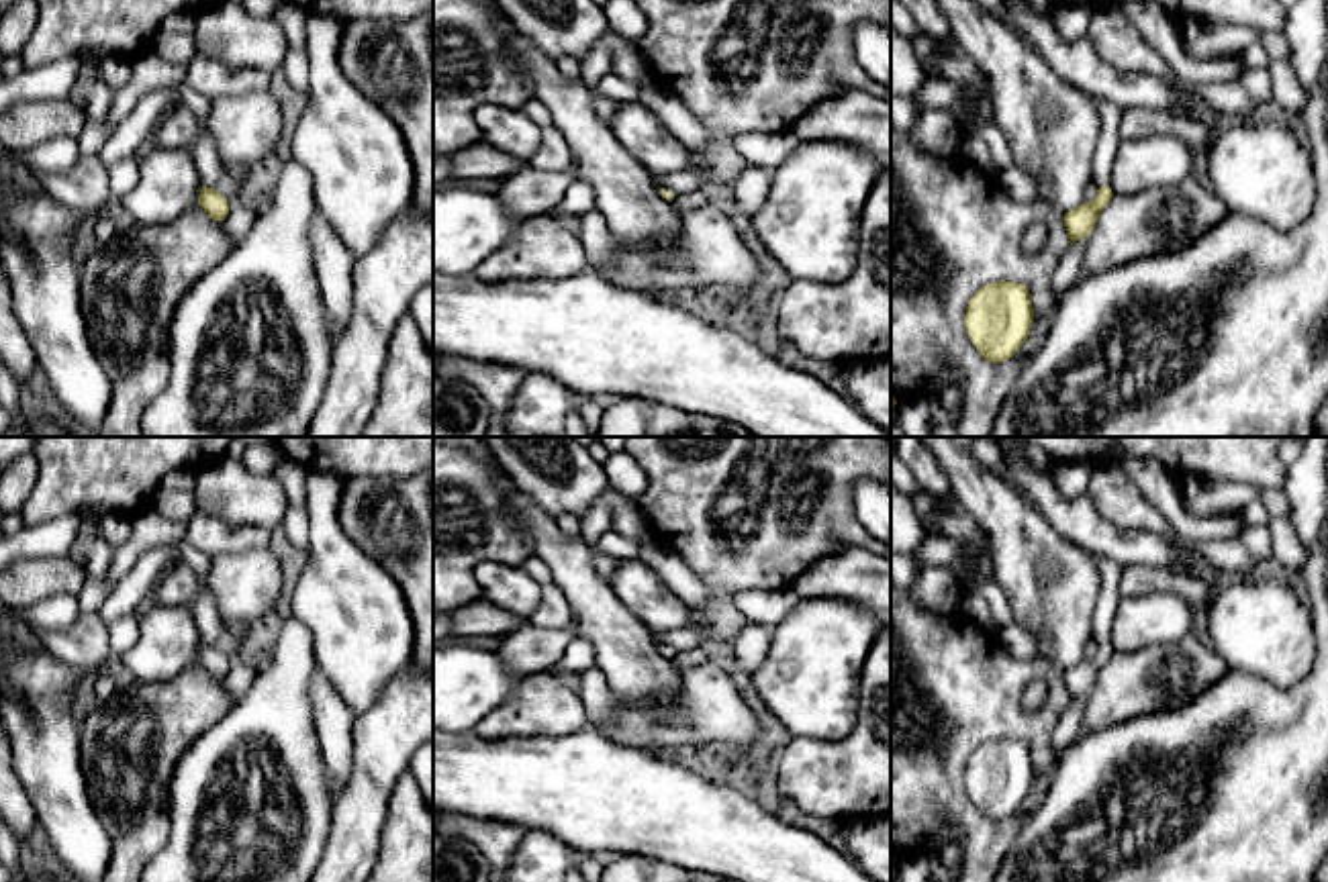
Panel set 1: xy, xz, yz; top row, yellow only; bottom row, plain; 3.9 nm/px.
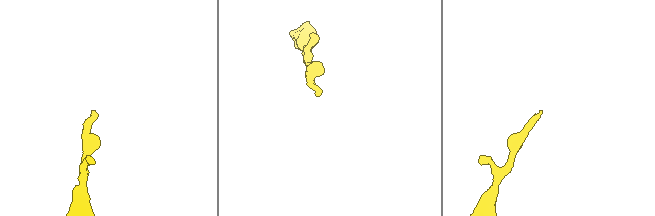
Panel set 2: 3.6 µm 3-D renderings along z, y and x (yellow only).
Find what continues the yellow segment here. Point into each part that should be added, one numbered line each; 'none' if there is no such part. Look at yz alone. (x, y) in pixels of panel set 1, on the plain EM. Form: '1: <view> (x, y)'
1: yz (1110, 595)

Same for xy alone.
1: xy (205, 609)

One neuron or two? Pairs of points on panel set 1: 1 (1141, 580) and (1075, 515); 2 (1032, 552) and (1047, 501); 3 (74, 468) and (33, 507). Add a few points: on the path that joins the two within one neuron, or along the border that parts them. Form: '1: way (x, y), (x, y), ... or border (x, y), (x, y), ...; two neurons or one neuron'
1: border (1122, 566), (1177, 568); two neurons
2: border (1034, 505), (1059, 533), (1079, 546); two neurons
3: way (64, 478), (43, 499); one neuron

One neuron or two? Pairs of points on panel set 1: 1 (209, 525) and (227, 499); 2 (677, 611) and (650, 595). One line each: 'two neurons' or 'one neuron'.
1: two neurons
2: one neuron

